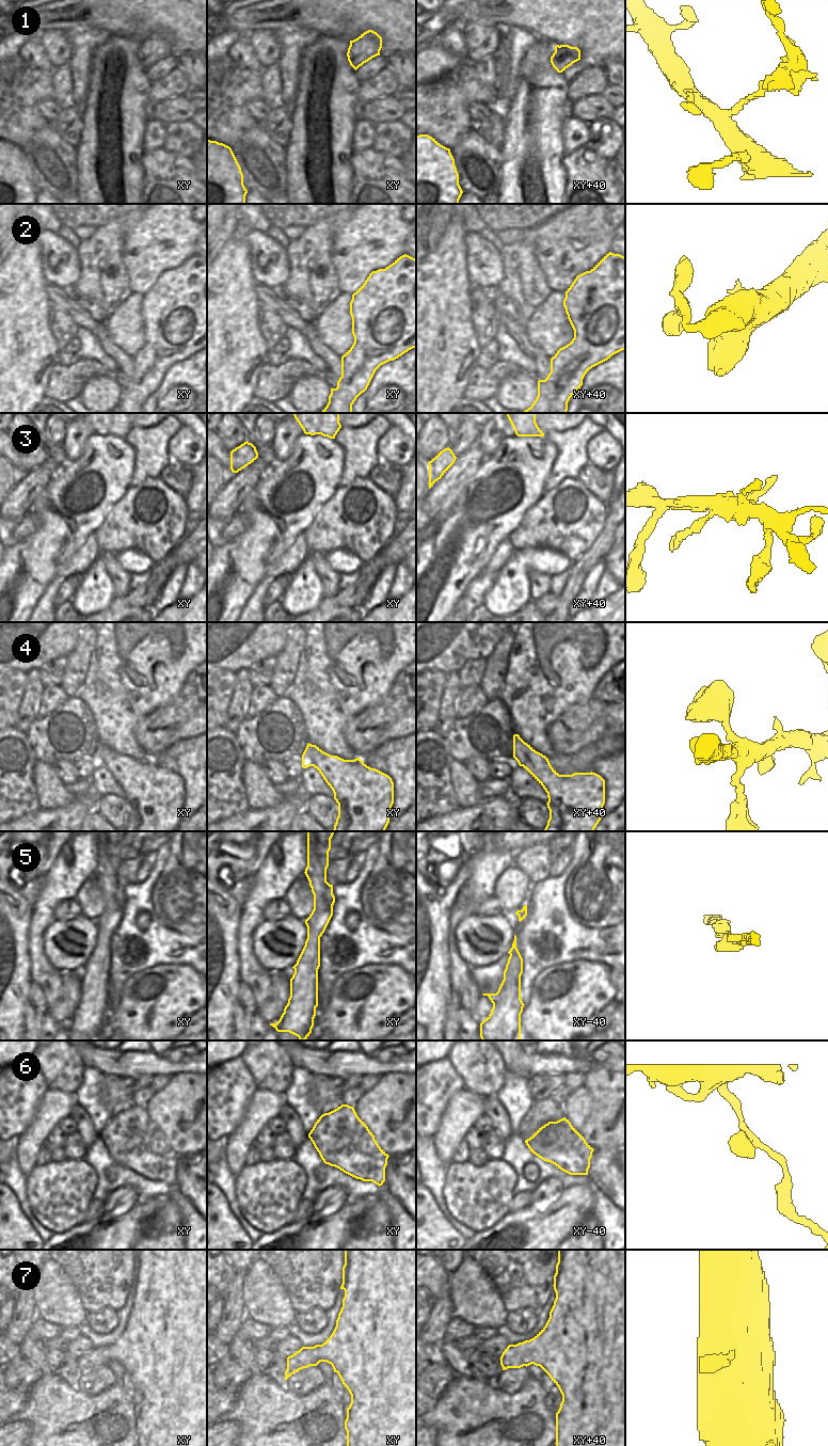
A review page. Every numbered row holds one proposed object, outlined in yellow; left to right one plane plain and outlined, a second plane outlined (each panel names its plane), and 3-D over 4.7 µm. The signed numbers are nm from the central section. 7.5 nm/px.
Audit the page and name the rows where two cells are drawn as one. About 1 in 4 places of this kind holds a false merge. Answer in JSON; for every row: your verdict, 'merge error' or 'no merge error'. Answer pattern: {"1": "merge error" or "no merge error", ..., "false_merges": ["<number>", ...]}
{"1": "merge error", "2": "no merge error", "3": "no merge error", "4": "no merge error", "5": "merge error", "6": "merge error", "7": "no merge error", "false_merges": ["1", "5", "6"]}

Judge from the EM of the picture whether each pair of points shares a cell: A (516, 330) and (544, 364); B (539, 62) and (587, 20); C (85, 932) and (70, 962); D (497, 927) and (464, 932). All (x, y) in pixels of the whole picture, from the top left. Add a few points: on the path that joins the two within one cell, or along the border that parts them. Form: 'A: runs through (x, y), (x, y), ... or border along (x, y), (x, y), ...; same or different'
A: runs through (521, 338), (537, 355); same
B: border along (539, 38), (557, 44); different
C: runs through (86, 941), (84, 955), (80, 957); same
D: runs through (489, 925), (483, 923), (473, 932); same

